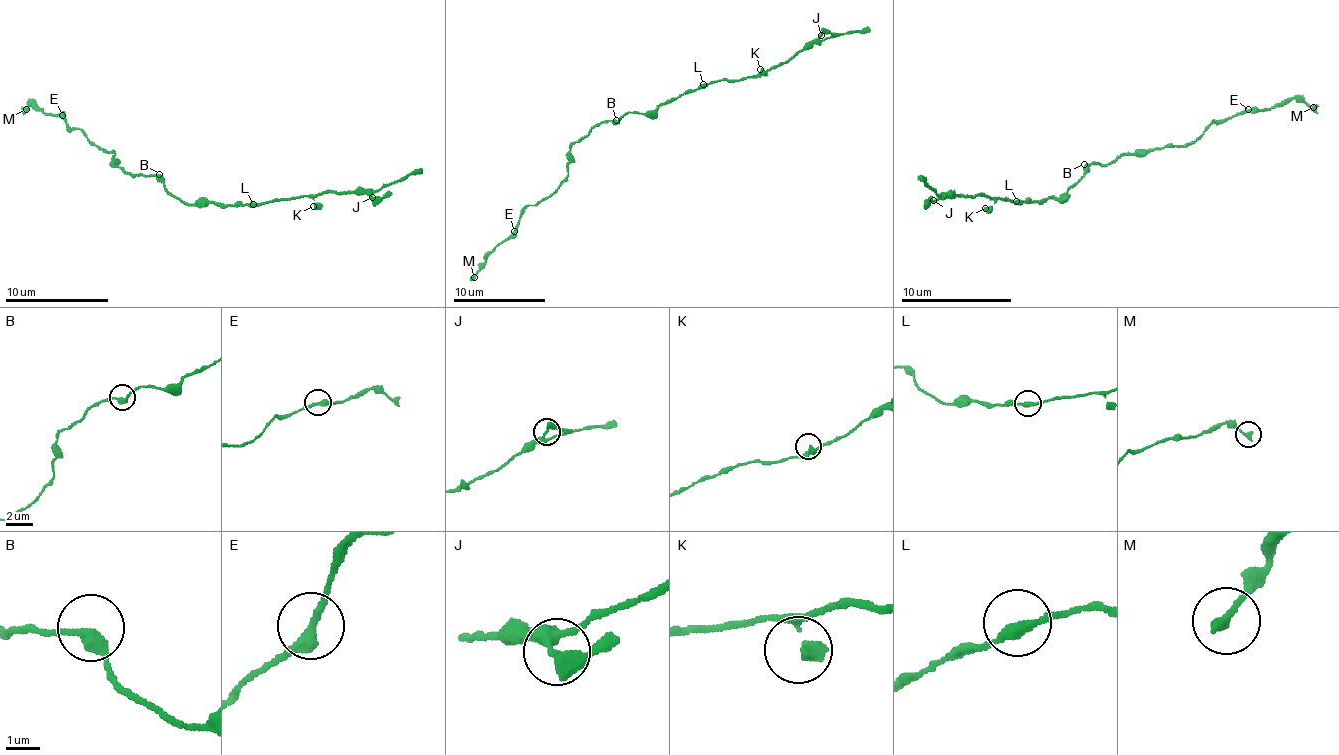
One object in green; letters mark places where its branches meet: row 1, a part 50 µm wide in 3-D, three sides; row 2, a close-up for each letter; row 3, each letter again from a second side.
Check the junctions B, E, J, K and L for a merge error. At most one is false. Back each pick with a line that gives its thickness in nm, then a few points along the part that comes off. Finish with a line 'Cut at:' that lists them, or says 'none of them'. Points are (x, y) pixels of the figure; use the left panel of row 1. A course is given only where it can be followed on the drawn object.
E: 320 nm thick; foreign part runs (62, 116), (43, 112), (32, 103), (24, 114)
Cut at: E

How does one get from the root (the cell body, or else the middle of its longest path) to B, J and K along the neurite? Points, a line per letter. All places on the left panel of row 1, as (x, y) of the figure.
B: (175, 196), (159, 174)
J: (175, 196), (190, 205), (205, 206), (211, 201), (232, 206), (315, 197), (331, 191), (358, 192), (373, 198)
K: (175, 196), (190, 205), (205, 206), (211, 201), (232, 206), (310, 196), (313, 206)

